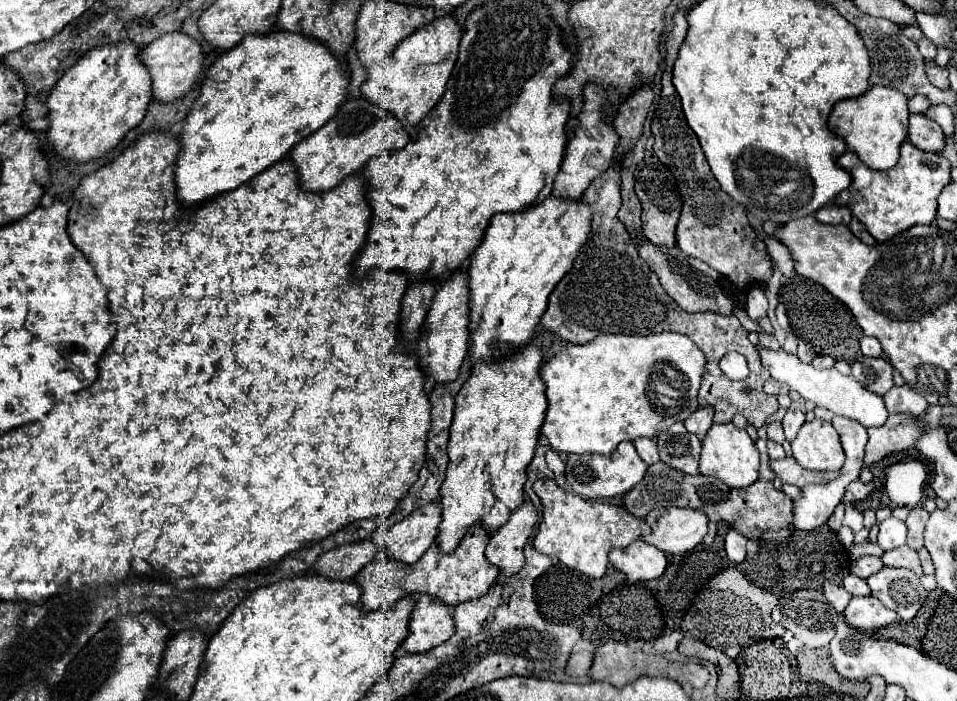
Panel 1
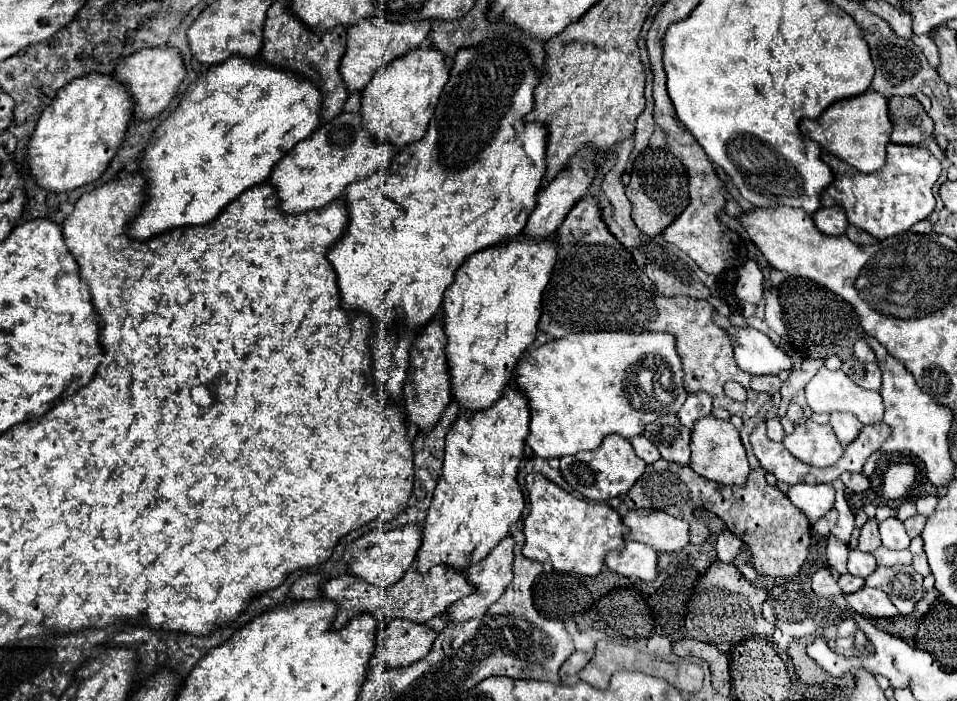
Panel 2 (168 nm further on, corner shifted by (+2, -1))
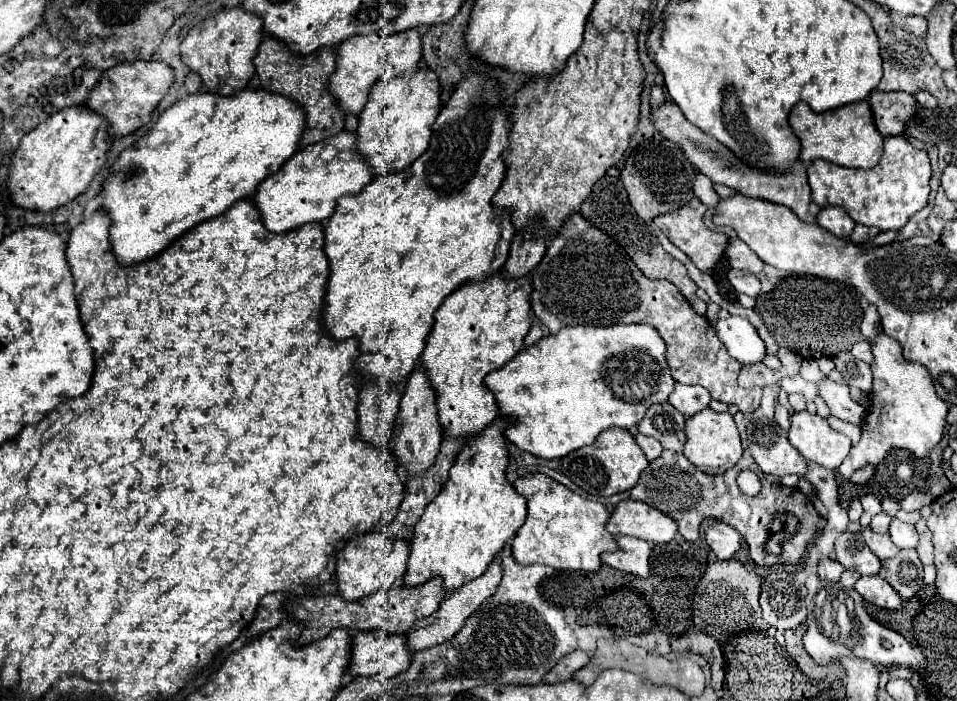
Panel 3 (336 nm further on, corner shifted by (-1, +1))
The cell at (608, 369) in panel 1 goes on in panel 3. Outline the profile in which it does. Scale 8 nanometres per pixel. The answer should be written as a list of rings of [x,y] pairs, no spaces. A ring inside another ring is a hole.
[[[614,324],[614,326],[574,326],[574,328],[564,328],[560,330],[558,334],[552,334],[552,336],[546,336],[542,340],[538,340],[536,344],[532,344],[530,348],[524,348],[520,350],[506,366],[502,366],[500,370],[494,370],[486,376],[486,382],[484,382],[496,396],[498,400],[498,406],[502,410],[504,416],[514,416],[518,420],[516,426],[510,426],[506,430],[506,438],[516,444],[518,448],[538,456],[538,458],[546,458],[546,460],[554,460],[554,458],[564,458],[566,454],[586,446],[586,444],[592,444],[596,442],[598,434],[606,428],[612,428],[612,426],[618,426],[618,428],[634,428],[638,426],[638,422],[642,420],[642,416],[646,416],[646,410],[652,406],[652,404],[662,404],[662,402],[668,402],[668,396],[670,396],[670,390],[674,390],[674,378],[670,374],[670,368],[666,366],[666,344],[662,342],[662,336],[658,334],[658,330],[654,330],[652,326],[648,324]]]

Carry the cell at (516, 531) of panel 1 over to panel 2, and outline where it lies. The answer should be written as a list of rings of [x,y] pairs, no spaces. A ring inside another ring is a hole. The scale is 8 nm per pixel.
[[[507,536],[503,538],[495,550],[491,550],[489,556],[485,556],[481,562],[473,564],[469,570],[467,570],[467,580],[469,584],[473,584],[473,592],[471,596],[465,596],[461,598],[459,602],[455,602],[451,608],[445,610],[445,616],[447,620],[453,620],[453,622],[459,622],[459,620],[471,620],[471,618],[479,618],[485,614],[485,610],[503,594],[503,590],[507,588],[507,584],[511,582],[511,560],[513,560],[513,538]]]

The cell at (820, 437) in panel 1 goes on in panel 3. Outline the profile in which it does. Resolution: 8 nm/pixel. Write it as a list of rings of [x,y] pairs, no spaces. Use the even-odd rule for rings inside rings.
[[[804,410],[796,412],[790,422],[788,440],[806,460],[836,470],[848,456],[852,446],[850,438],[830,428],[822,416]]]

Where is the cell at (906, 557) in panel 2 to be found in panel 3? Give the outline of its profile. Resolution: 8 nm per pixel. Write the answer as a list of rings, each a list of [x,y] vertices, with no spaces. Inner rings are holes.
[[[864,528],[862,530],[862,538],[866,540],[868,548],[880,558],[880,560],[886,560],[886,558],[894,558],[894,554],[900,552],[898,546],[892,544],[890,536],[882,536],[882,534],[874,534],[870,528]]]

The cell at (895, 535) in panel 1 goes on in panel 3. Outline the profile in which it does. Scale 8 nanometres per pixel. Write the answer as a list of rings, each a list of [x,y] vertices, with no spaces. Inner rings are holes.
[[[894,518],[890,522],[890,538],[898,548],[916,548],[916,544],[918,544],[916,528],[898,518]]]

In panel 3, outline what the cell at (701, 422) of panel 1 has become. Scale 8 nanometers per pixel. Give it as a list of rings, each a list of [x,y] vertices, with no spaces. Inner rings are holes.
[[[676,384],[676,390],[670,394],[668,400],[676,410],[680,410],[686,418],[698,414],[700,410],[708,408],[710,404],[710,392],[702,386],[686,386]]]

